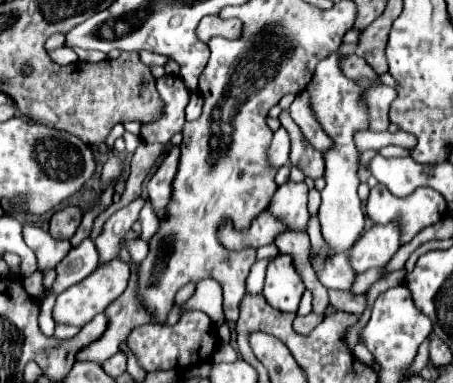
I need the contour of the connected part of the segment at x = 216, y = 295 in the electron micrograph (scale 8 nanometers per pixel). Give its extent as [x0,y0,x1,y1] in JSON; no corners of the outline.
[163,279,225,327]

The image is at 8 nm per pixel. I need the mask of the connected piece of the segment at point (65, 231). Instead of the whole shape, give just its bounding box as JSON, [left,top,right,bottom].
[49,207,81,239]

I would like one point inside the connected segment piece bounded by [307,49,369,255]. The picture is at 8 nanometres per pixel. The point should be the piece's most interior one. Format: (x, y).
(337, 102)

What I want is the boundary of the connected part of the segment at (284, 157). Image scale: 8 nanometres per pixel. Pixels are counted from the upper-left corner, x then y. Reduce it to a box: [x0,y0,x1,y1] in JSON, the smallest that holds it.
[267,127,289,167]

